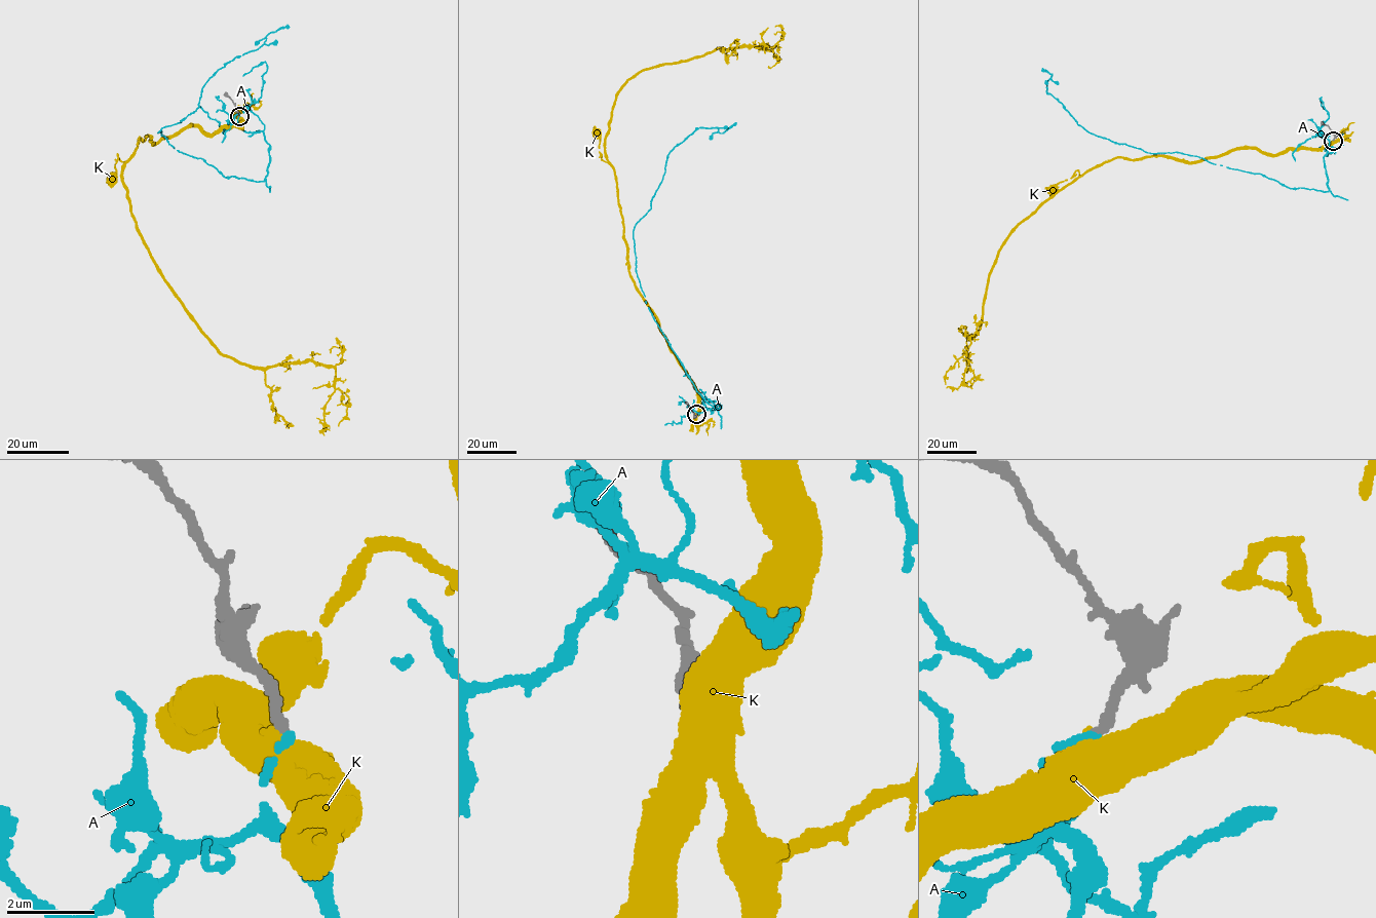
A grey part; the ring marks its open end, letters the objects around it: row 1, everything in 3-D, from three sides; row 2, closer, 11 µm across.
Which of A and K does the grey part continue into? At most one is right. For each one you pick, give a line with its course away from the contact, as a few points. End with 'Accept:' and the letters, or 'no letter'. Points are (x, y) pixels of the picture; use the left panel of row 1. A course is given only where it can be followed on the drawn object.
A: it runs (239, 116), (269, 146), (263, 181), (225, 177), (158, 132), (198, 107), (220, 69), (289, 27)
Accept: A

